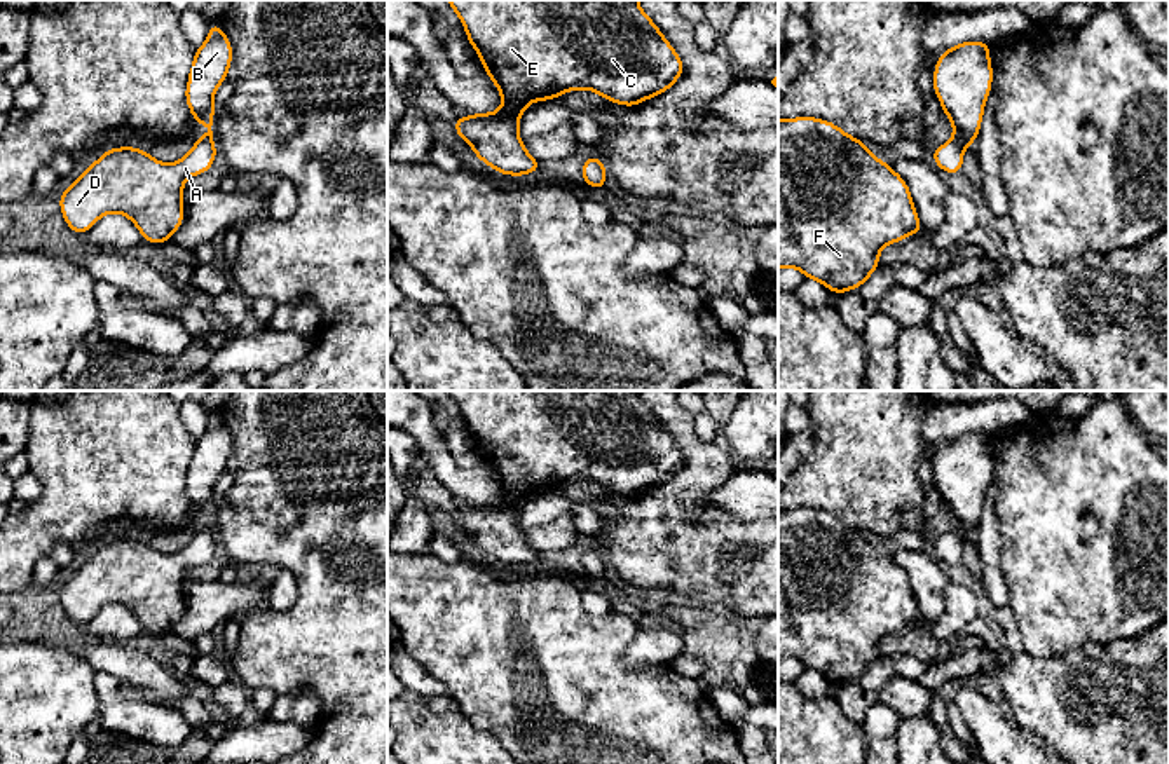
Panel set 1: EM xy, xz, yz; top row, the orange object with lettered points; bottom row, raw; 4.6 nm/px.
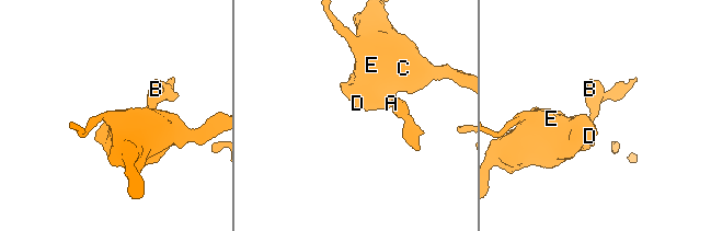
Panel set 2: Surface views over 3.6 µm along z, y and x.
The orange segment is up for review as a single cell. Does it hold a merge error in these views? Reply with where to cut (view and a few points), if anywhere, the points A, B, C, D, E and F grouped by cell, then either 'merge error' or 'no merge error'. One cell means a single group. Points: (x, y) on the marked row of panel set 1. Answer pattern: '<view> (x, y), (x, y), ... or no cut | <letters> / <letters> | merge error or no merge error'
no cut | A B C D E F | no merge error

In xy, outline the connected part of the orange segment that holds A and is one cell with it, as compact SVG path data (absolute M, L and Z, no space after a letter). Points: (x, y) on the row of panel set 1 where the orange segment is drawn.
M209 23L208 38L195 49L185 87L192 120L208 131L173 164L159 162L134 145L105 150L59 194L61 215L73 234L85 234L101 216L120 213L136 225L145 242L171 241L183 223L185 180L215 164L213 96L227 80L230 65L232 42L220 23Z

